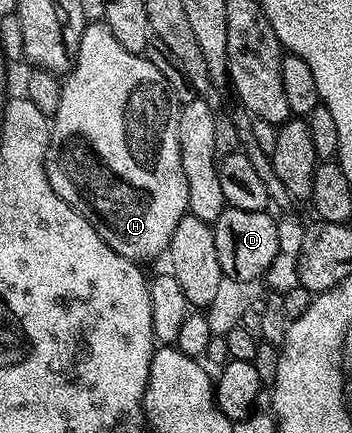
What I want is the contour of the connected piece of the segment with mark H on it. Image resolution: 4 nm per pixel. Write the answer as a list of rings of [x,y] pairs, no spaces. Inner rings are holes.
[[[90,21],[81,37],[73,69],[64,75],[59,108],[51,115],[49,152],[45,156],[45,171],[51,188],[55,188],[58,196],[67,200],[71,208],[78,210],[95,228],[95,232],[99,232],[101,239],[115,252],[119,252],[119,256],[130,258],[132,262],[138,264],[144,263],[144,258],[153,258],[156,254],[164,255],[168,251],[171,232],[175,232],[175,224],[179,224],[179,220],[189,209],[187,176],[183,172],[183,160],[179,152],[179,120],[177,119],[179,102],[173,99],[173,90],[174,87],[163,76],[163,72],[159,72],[159,68],[155,68],[155,64],[151,64],[148,57],[127,52],[127,48],[123,48],[123,44],[115,38],[111,28],[105,25],[104,21]]]

